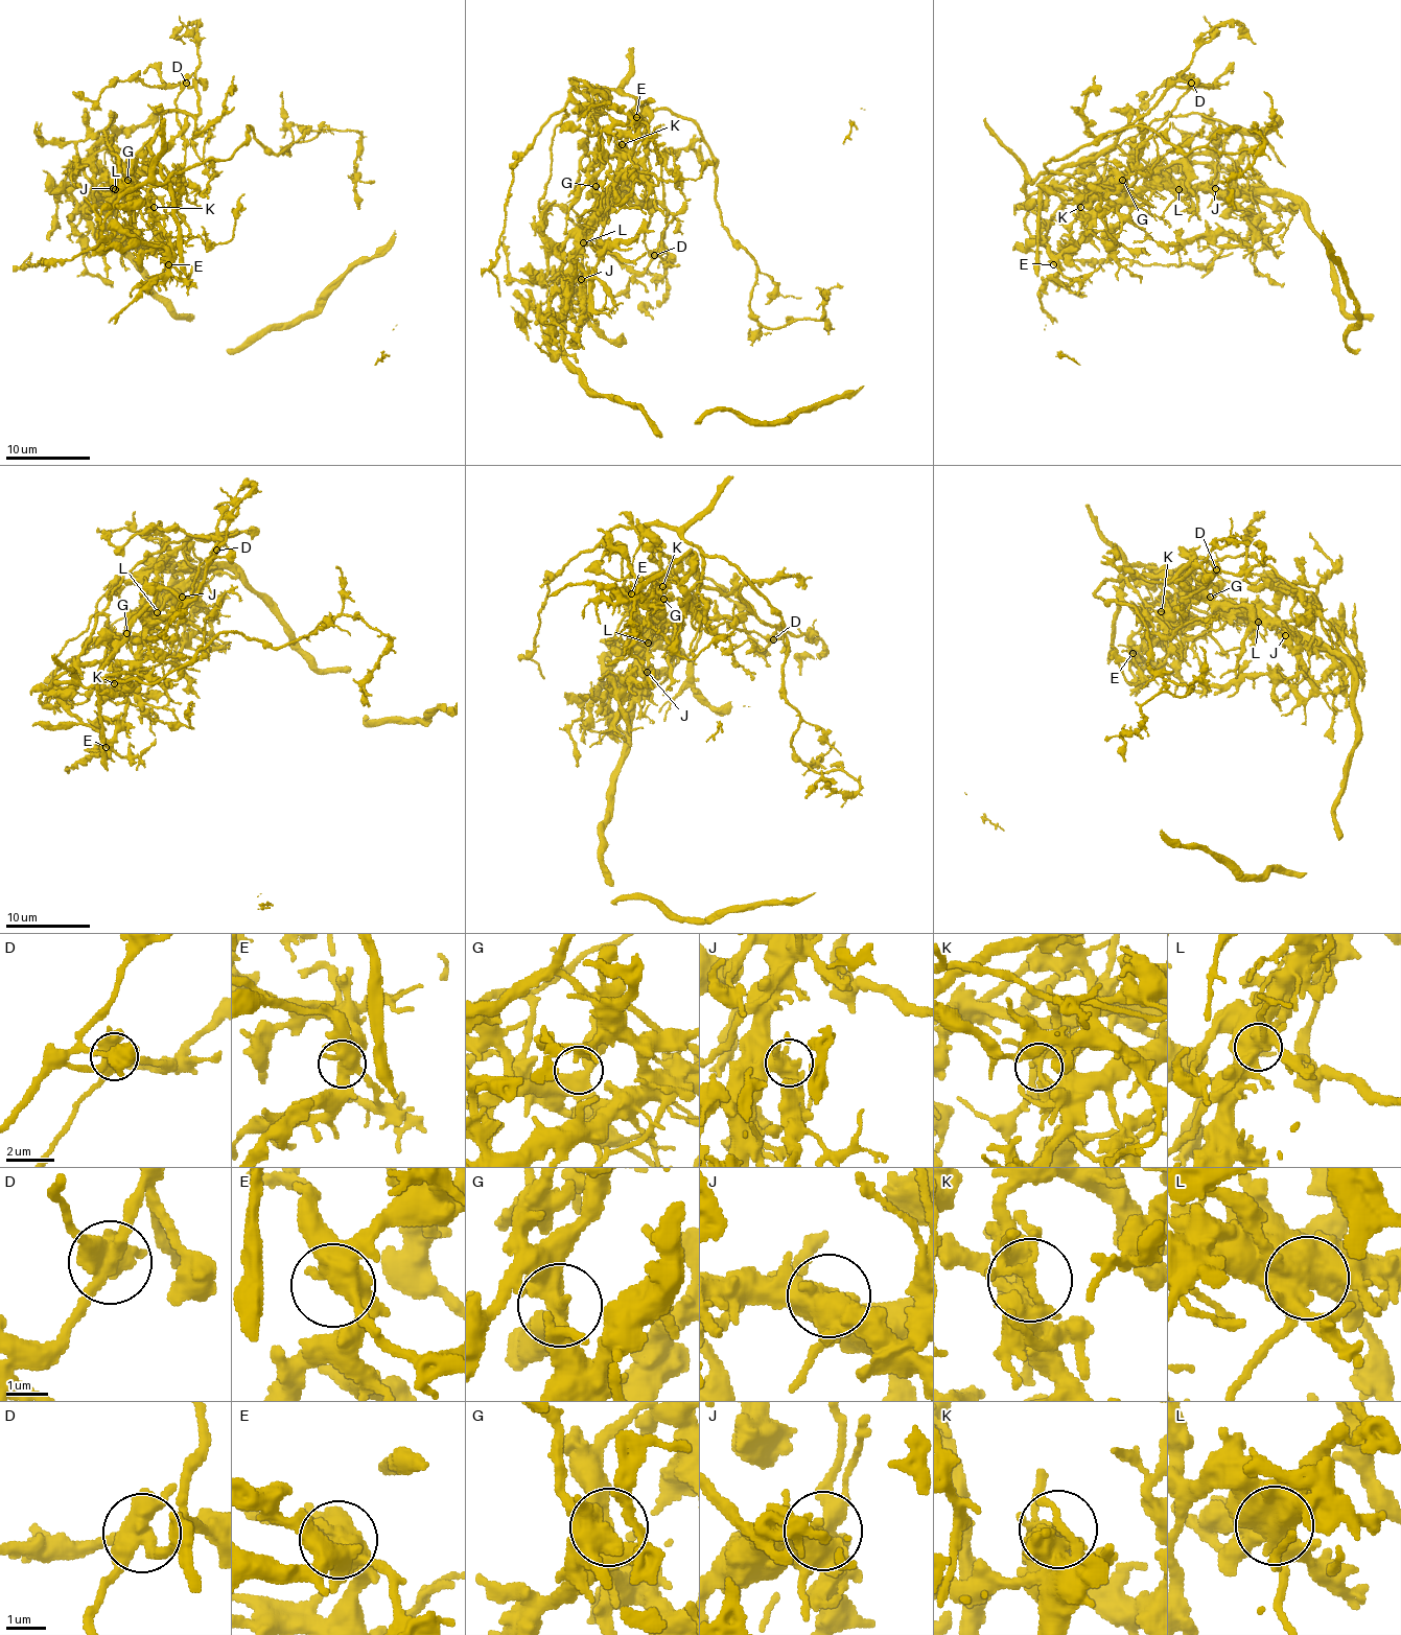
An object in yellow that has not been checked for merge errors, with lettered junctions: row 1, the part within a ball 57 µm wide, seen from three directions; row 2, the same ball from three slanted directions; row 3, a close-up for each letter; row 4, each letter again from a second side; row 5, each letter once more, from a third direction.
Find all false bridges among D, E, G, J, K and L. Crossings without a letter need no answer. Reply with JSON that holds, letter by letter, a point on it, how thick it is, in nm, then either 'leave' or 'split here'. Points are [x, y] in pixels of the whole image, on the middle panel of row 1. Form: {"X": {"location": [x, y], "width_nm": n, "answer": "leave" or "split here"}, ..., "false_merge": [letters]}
{"D": {"location": [654, 255], "width_nm": 500, "answer": "split here"}, "E": {"location": [636, 117], "width_nm": 480, "answer": "leave"}, "G": {"location": [596, 186], "width_nm": 400, "answer": "leave"}, "J": {"location": [581, 279], "width_nm": 440, "answer": "leave"}, "K": {"location": [622, 144], "width_nm": 170, "answer": "split here"}, "L": {"location": [583, 242], "width_nm": 600, "answer": "split here"}, "false_merge": ["D", "K", "L"]}

